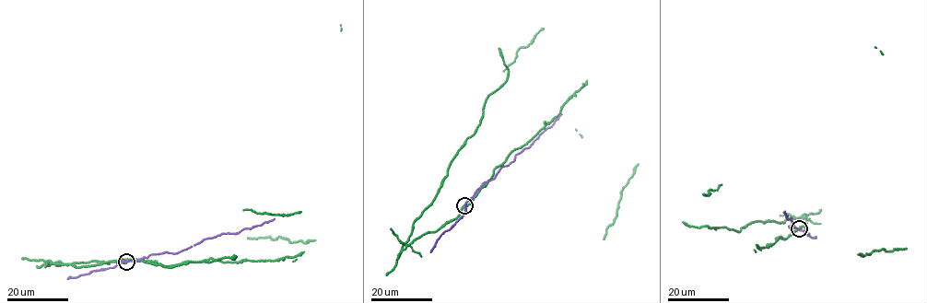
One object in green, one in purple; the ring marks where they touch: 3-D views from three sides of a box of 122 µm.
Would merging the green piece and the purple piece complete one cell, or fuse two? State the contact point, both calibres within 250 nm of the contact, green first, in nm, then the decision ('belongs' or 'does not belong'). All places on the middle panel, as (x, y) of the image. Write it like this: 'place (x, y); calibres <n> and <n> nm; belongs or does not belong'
place (464, 205); calibres 460 and 240 nm; does not belong

